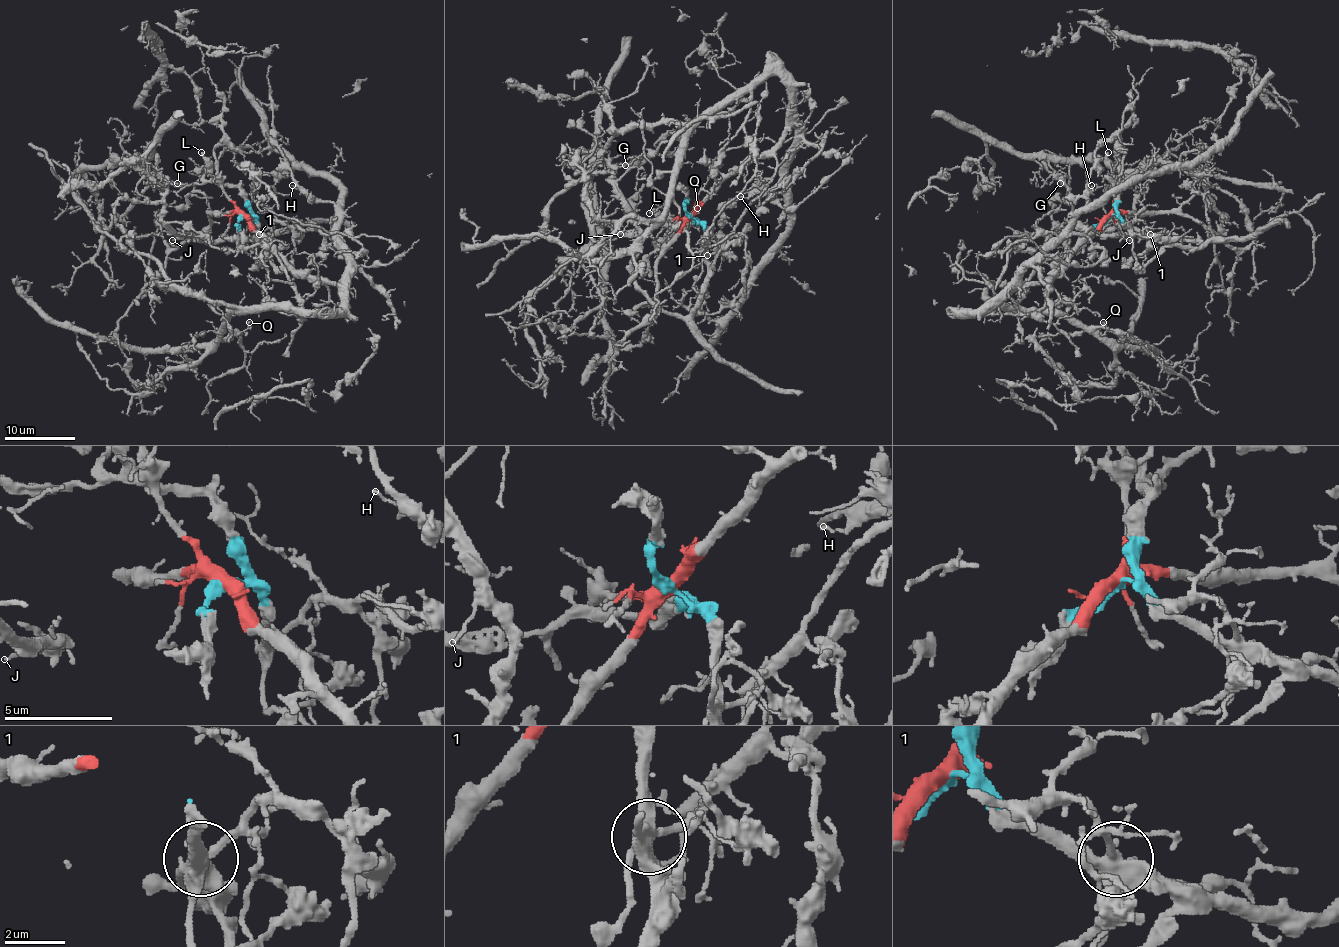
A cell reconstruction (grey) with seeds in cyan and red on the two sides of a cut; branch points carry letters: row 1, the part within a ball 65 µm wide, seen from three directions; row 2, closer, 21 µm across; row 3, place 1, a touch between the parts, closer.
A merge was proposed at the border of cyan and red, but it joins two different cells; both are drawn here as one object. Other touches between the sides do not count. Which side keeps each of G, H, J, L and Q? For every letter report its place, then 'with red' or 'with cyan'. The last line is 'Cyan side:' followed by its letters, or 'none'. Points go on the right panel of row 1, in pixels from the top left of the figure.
G: place (1060, 183); with cyan
H: place (1091, 185); with red
J: place (1129, 240); with cyan
L: place (1108, 152); with cyan
Q: place (1103, 322); with red
Cyan side: G, J, L

